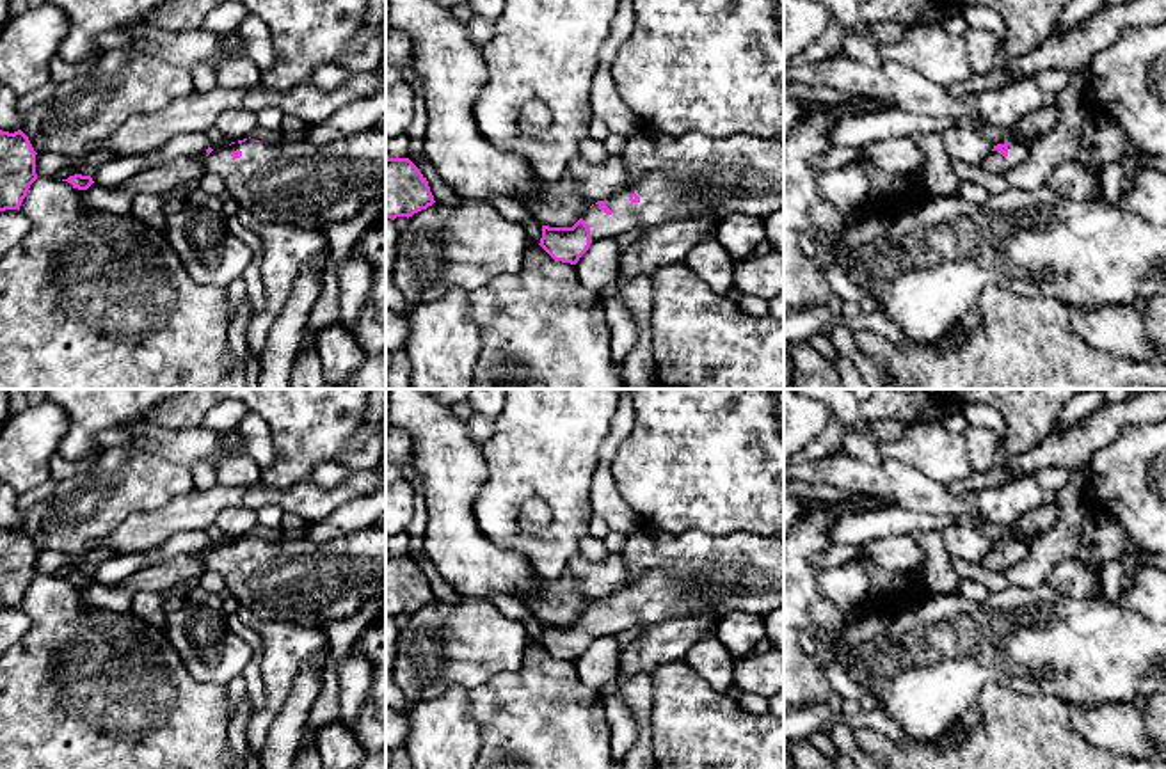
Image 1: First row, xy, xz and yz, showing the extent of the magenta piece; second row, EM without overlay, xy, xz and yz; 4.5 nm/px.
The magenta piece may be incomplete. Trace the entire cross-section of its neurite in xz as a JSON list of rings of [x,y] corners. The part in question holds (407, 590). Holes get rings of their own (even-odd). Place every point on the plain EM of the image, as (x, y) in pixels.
[[[386,552],[386,616],[409,616],[434,600],[428,579],[419,567],[409,556]]]

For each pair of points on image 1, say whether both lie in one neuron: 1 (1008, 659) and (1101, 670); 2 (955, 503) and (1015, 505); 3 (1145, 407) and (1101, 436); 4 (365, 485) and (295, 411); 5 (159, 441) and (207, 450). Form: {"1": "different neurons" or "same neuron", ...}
{"1": "same neuron", "2": "different neurons", "3": "same neuron", "4": "different neurons", "5": "same neuron"}

